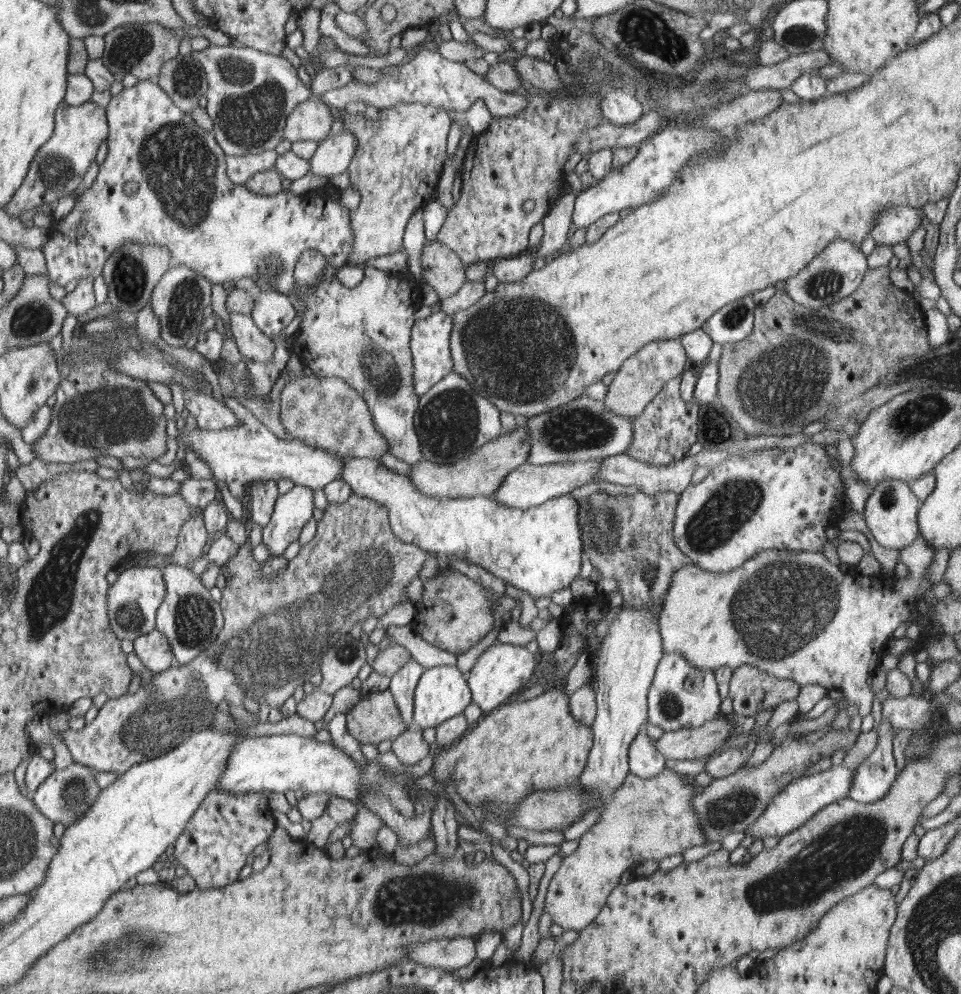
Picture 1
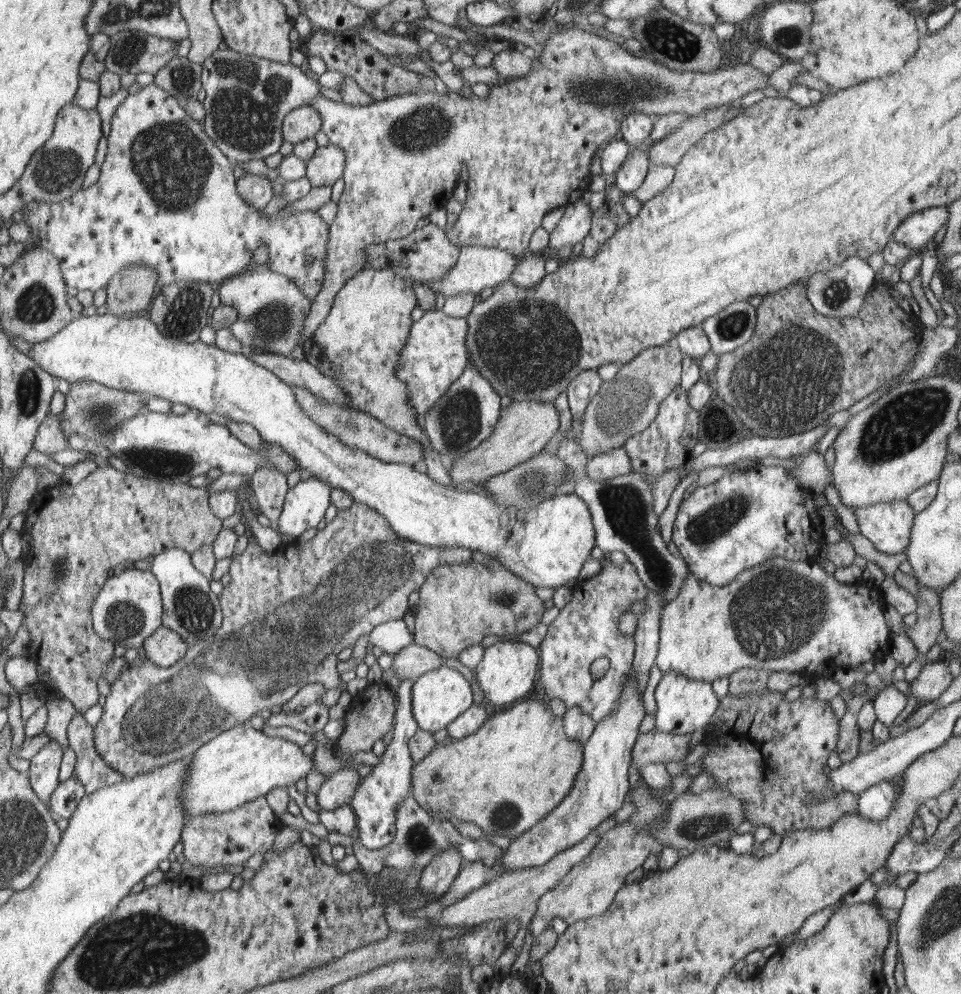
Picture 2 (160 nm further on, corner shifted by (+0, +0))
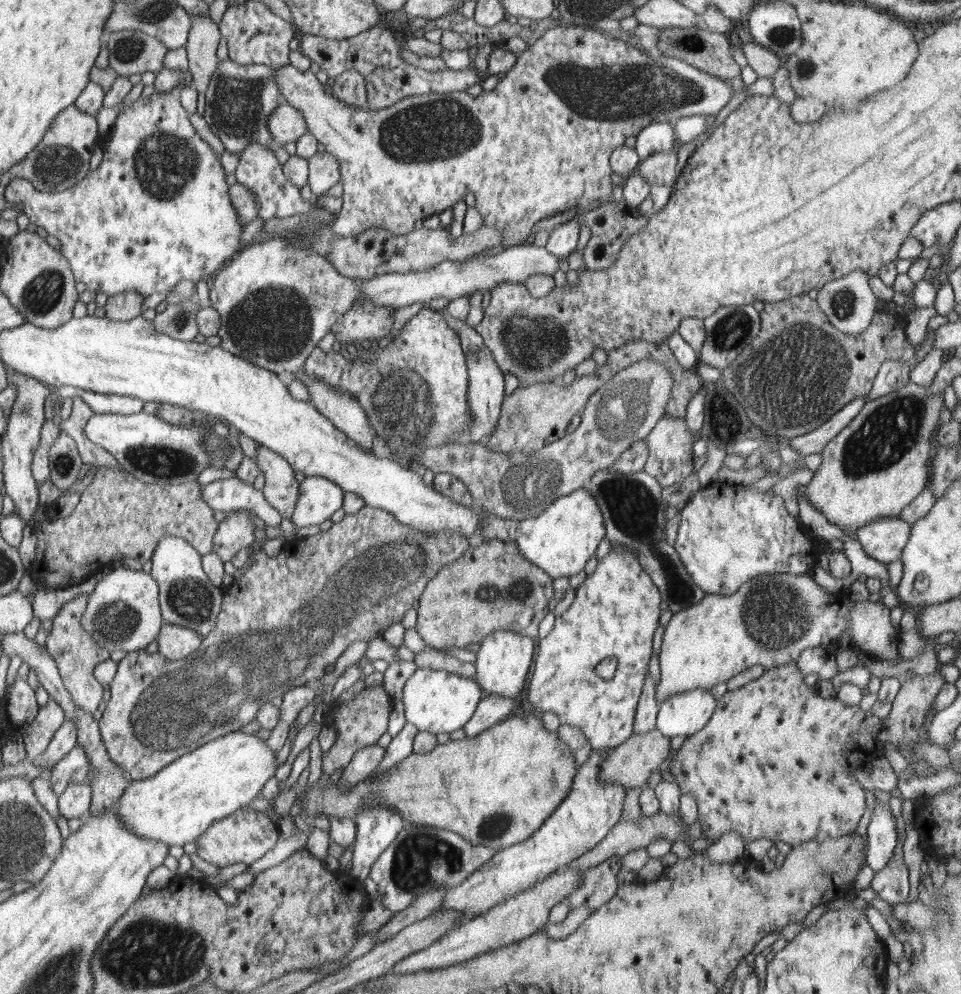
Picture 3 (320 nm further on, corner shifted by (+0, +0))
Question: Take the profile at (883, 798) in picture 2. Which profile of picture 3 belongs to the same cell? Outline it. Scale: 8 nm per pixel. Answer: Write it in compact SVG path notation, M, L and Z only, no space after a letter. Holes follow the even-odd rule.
M875 798L872 806L874 813L866 830L868 835L868 847L865 862L876 873L888 864L895 846L897 845L896 819L891 814L893 808L884 806Z

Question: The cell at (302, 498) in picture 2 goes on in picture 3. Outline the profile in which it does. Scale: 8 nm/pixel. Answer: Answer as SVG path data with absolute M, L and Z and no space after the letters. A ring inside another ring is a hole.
M306 477L299 484L298 501L291 521L297 530L307 526L319 526L343 508L344 491L336 483L322 477Z

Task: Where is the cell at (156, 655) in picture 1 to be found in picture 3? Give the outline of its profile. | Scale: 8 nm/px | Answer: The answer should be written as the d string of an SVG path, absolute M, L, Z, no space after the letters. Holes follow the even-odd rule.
M164 624L158 636L158 653L170 661L186 661L203 644L203 637L190 627Z

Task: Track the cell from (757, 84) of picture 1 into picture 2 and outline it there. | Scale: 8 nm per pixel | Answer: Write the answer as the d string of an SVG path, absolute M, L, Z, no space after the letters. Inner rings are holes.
M581 27L554 30L528 74L491 86L486 98L473 93L466 97L454 91L439 94L424 90L375 101L366 106L352 106L344 101L316 95L310 105L319 111L323 119L322 132L328 136L330 143L345 152L345 185L328 237L323 288L314 299L299 344L303 345L313 336L331 312L339 290L364 268L367 246L408 238L414 232L416 223L424 218L424 198L432 198L438 204L438 172L442 172L440 182L452 182L452 164L456 170L456 180L462 178L464 170L468 170L468 174L472 170L474 182L468 178L468 196L456 224L444 228L448 238L460 248L481 246L522 255L528 253L531 236L541 227L545 214L564 204L574 204L589 189L592 158L602 142L608 144L621 132L625 114L641 112L653 117L671 112L687 116L700 114L729 104L755 90L763 91L770 86L768 80L770 76L750 63L740 64L737 61L710 73L677 71L650 56L641 54L637 57L617 42Z

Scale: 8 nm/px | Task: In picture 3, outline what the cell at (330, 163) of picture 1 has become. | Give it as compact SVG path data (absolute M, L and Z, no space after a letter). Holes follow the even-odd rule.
M326 151L317 152L308 159L308 185L314 196L327 194L328 190L341 180L338 161Z

